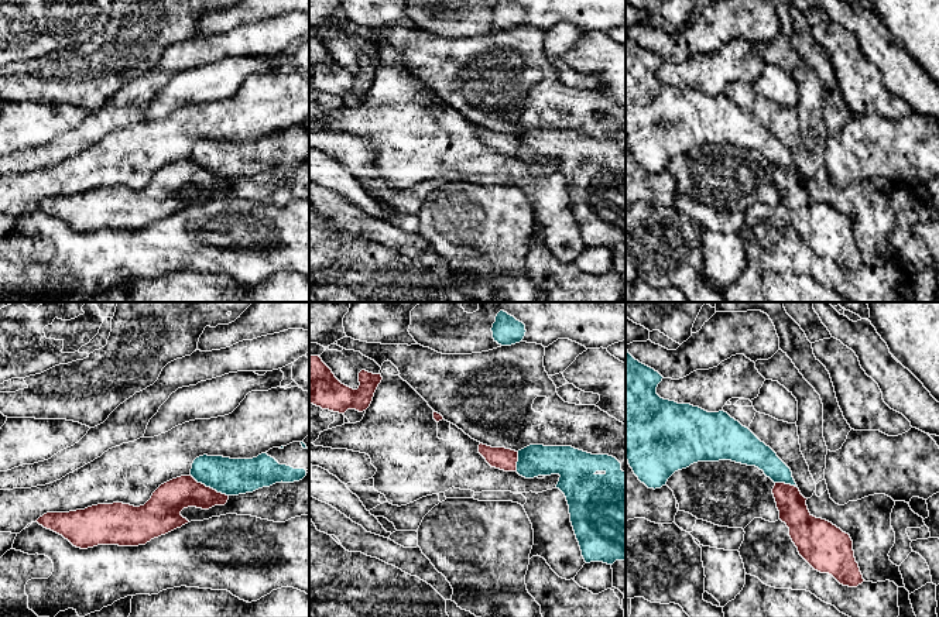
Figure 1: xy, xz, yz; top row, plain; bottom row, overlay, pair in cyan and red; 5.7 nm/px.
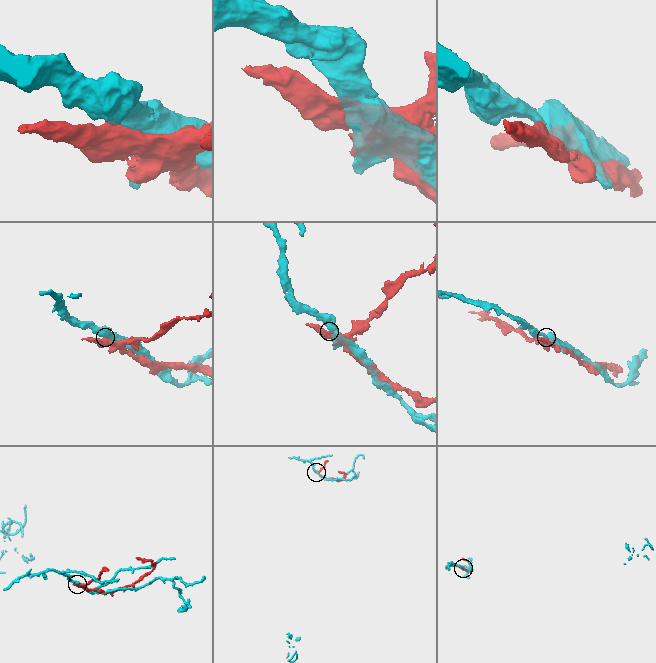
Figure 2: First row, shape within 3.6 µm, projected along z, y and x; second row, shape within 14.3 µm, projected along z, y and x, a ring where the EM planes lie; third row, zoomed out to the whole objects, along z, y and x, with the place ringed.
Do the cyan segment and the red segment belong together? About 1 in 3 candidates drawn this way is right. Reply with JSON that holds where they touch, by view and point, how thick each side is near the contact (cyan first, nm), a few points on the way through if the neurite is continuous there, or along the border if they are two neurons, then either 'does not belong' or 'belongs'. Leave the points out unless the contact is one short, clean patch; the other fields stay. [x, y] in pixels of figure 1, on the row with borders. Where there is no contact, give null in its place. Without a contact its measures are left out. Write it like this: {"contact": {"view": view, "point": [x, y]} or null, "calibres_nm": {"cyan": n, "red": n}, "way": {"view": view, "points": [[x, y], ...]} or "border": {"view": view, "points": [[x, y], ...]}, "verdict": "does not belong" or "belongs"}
{"contact": {"view": "xy", "point": [209, 486]}, "calibres_nm": {"cyan": 200, "red": 190}, "verdict": "does not belong"}

